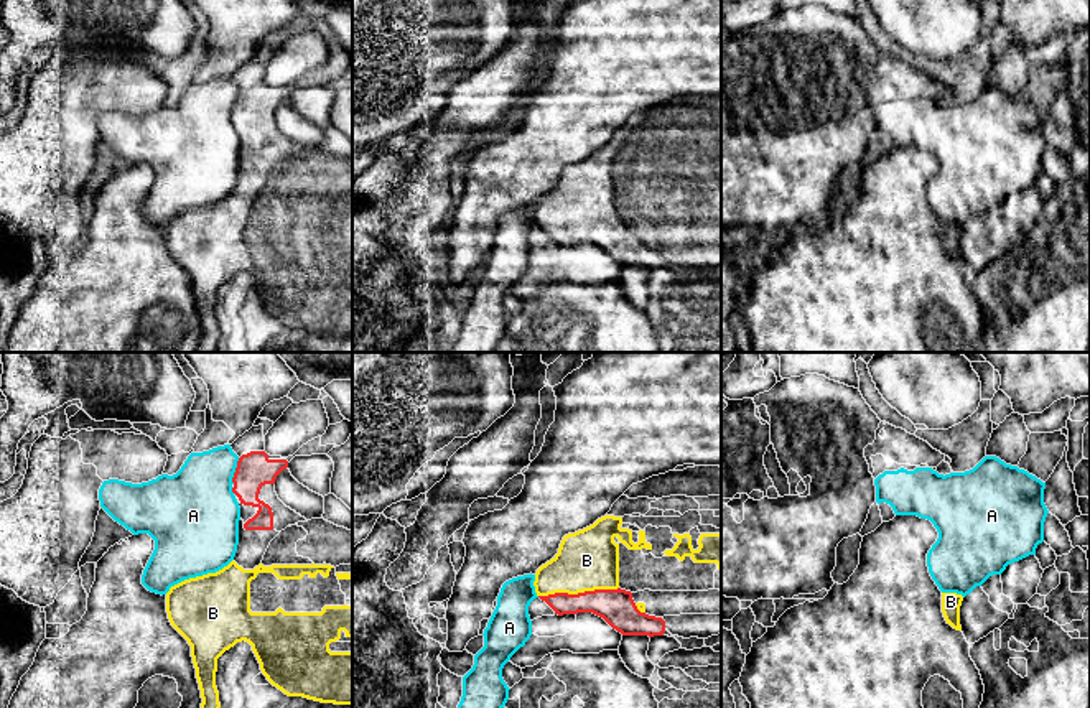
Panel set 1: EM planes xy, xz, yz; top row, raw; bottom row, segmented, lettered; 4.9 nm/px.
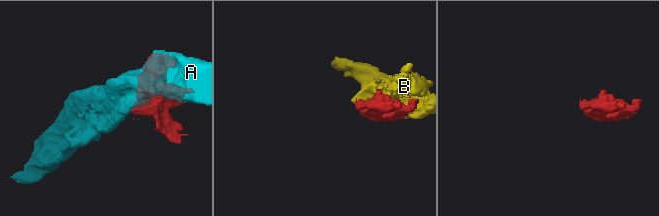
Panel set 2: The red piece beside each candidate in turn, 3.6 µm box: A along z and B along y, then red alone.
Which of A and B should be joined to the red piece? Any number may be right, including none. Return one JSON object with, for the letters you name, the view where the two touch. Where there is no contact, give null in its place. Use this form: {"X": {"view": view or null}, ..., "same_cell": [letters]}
{"B": {"view": "xz"}, "same_cell": ["B"]}

